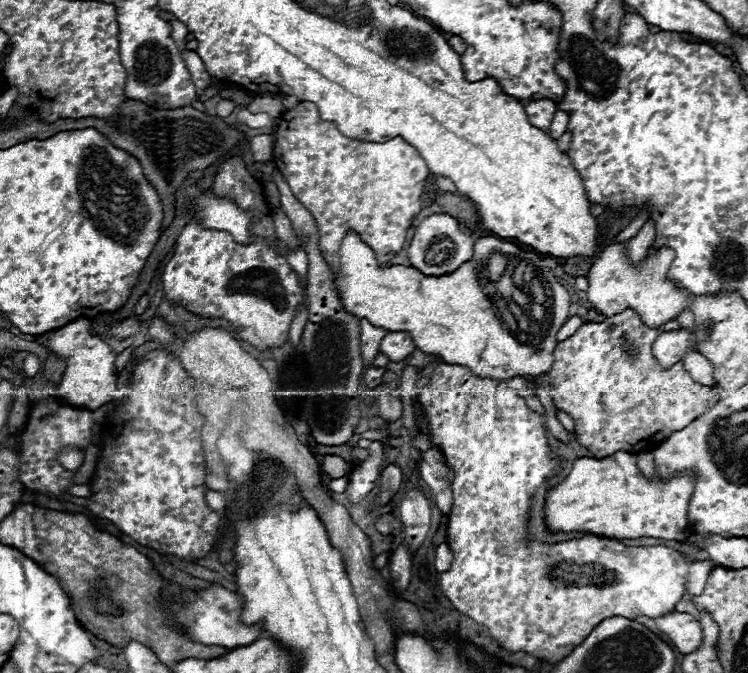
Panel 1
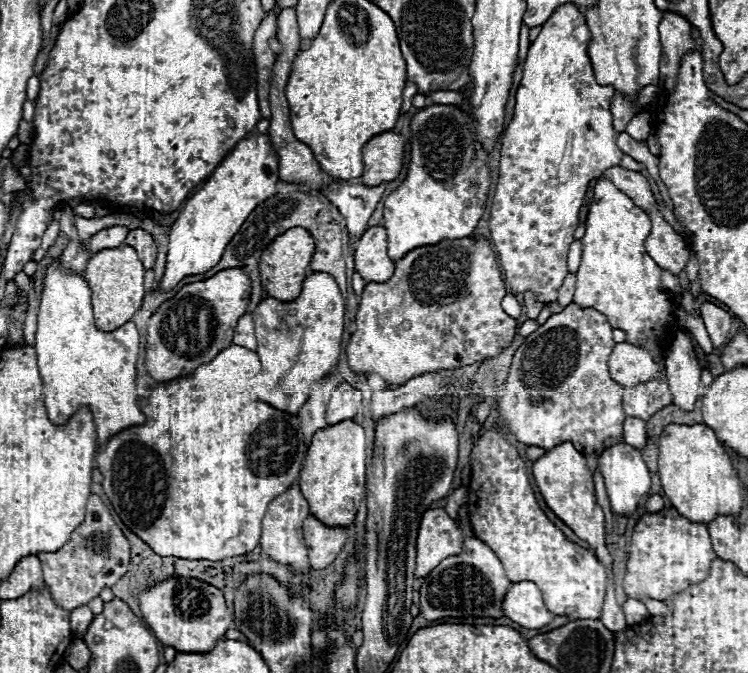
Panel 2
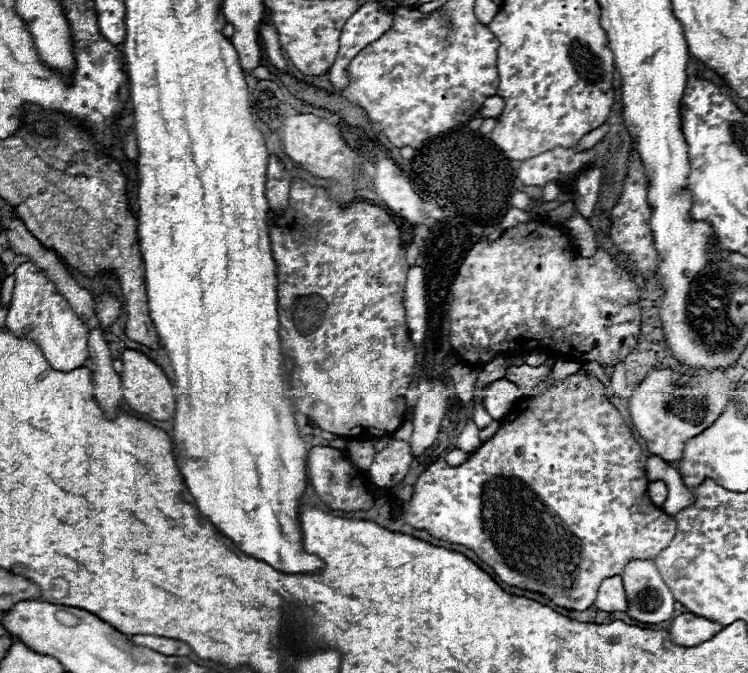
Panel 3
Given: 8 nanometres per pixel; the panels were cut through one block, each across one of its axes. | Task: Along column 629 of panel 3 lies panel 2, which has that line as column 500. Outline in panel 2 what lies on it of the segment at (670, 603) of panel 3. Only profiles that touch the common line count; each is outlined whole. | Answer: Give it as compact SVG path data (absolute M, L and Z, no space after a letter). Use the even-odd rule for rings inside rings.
M464 538L464 550L458 556L450 556L442 560L422 582L420 586L420 612L426 620L438 618L484 618L502 616L502 600L506 588L512 582L506 578L504 568L496 554L476 538Z

